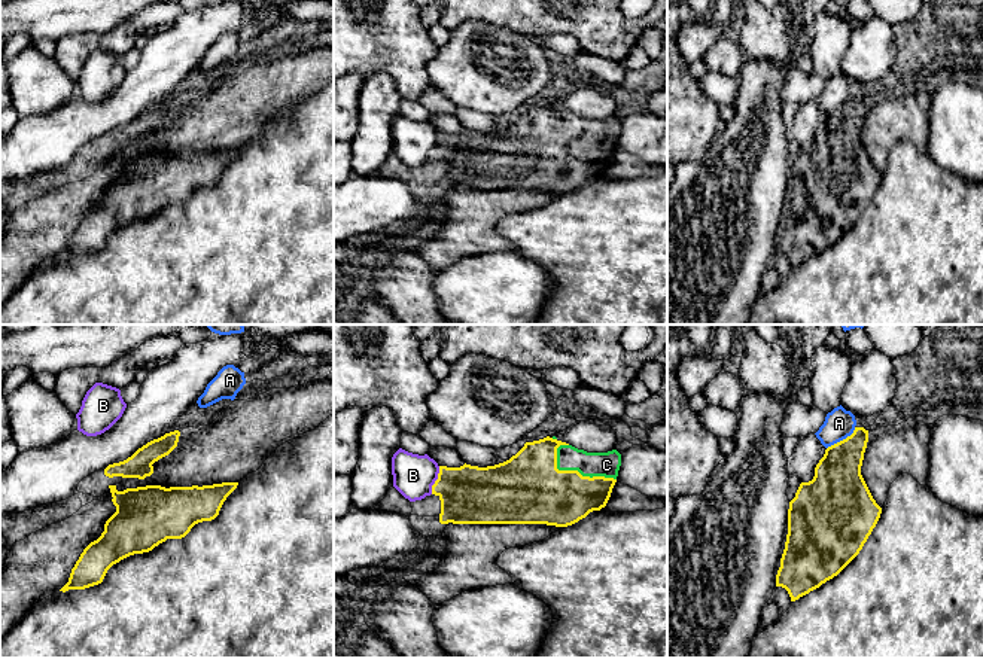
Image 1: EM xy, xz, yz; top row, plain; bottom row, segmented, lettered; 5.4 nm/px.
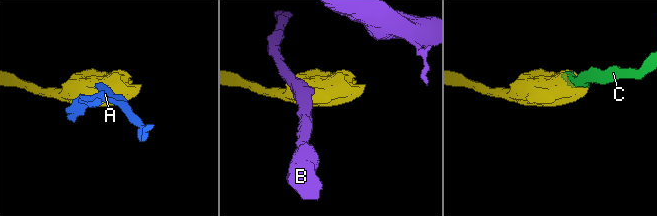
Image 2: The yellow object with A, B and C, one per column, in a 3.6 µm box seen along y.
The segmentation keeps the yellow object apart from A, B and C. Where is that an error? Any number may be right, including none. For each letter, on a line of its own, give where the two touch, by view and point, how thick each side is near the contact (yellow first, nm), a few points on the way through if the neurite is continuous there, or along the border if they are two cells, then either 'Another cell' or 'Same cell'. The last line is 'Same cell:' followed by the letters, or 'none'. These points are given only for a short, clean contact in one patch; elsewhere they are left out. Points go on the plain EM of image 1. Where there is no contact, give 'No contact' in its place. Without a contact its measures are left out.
A: Touches yellow at yz (843, 106). Thickness 280 nm (yellow) against 160 nm. Boundary: yz (855, 94), (849, 101), (827, 115). Another cell
B: Touches yellow at xz (437, 146). Thickness 320 nm (yellow) against 220 nm. Another cell
C: Touches yellow at xz (577, 137). Thickness 340 nm (yellow) against 130 nm. Same cell
Same cell: C

